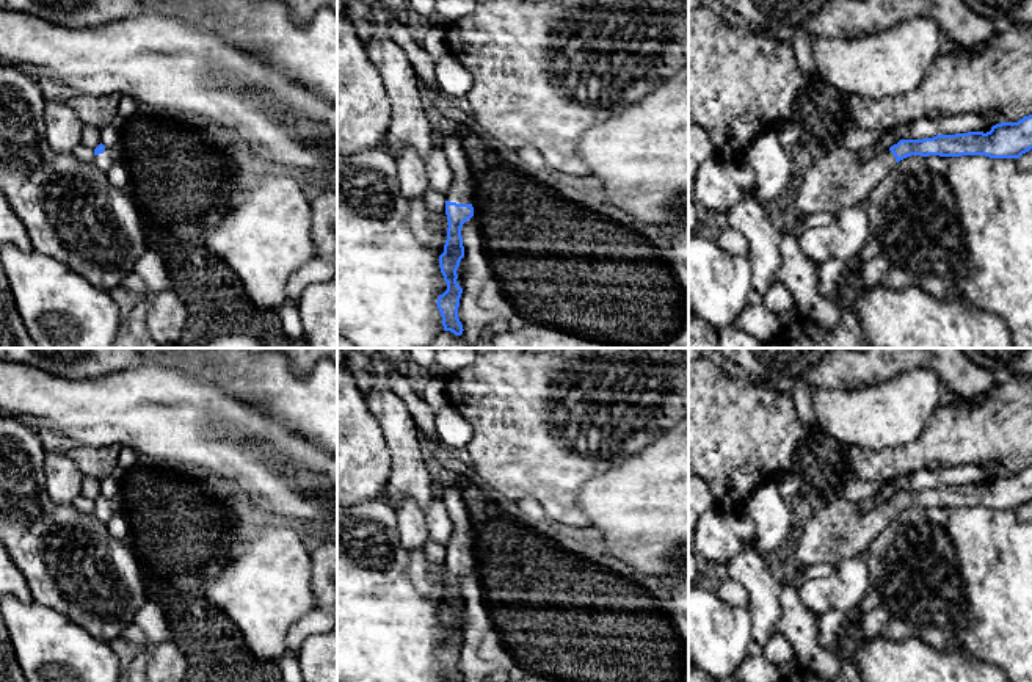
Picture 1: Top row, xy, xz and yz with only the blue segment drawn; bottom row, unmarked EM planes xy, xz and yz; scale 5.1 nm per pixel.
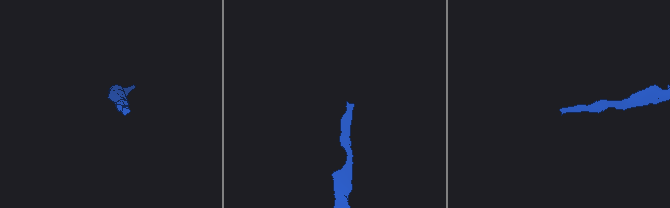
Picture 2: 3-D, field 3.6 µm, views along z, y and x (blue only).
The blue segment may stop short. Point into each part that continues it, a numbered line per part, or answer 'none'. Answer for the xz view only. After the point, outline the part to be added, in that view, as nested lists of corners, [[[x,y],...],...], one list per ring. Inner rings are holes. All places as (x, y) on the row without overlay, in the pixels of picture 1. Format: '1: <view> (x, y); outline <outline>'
1: xz (452, 496); outline [[[445,475],[445,484],[442,491],[442,503],[452,521],[452,535],[445,552],[456,555],[471,555],[471,516],[463,499],[463,488],[466,486],[456,477]]]

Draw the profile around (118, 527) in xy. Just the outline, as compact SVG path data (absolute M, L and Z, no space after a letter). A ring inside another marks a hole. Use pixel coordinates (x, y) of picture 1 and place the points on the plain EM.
M118 511L107 524L108 533L119 541L127 541L130 535L130 525L125 516Z

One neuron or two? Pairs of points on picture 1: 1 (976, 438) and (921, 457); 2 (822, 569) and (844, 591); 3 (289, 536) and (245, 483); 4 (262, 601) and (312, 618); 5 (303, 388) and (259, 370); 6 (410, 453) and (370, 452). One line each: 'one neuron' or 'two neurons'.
1: one neuron
2: two neurons
3: two neurons
4: two neurons
5: one neuron
6: two neurons

